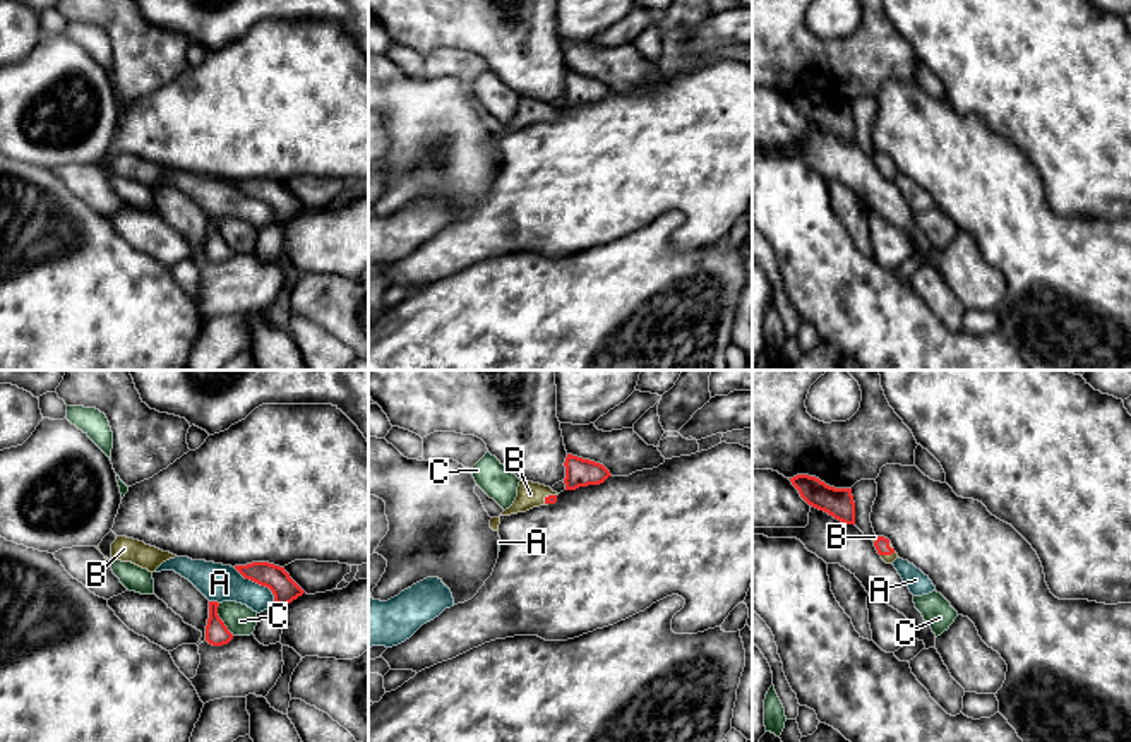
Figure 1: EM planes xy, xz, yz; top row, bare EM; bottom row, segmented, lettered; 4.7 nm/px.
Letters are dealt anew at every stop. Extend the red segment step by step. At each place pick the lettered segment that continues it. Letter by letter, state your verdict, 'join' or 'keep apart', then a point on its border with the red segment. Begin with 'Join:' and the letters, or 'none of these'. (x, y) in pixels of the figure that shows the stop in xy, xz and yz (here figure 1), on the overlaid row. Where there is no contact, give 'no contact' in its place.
Join: B
A: keep apart; contact xy (259, 583)
B: join; contact xz (549, 496)
C: keep apart; contact xy (220, 619)

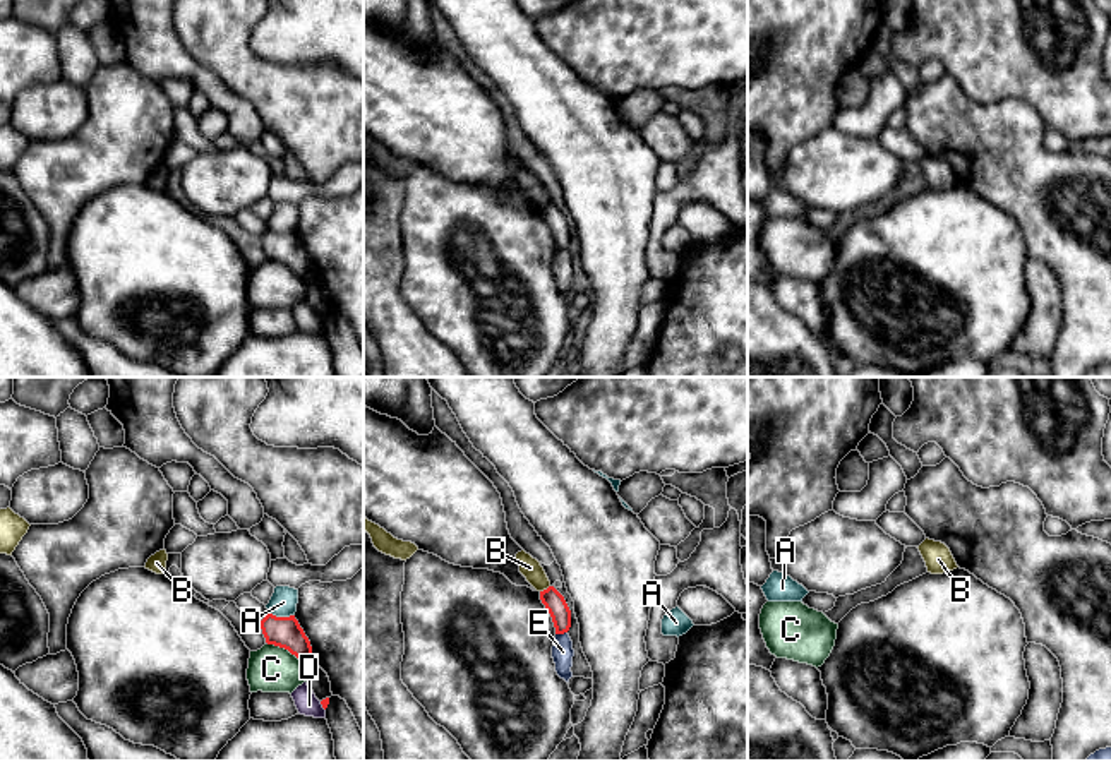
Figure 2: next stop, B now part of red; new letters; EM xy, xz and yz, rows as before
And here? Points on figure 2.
Join: none of these
A: keep apart; contact xy (282, 617)
B: keep apart; contact xz (544, 590)
C: keep apart; contact xy (290, 652)
D: keep apart; contact xy (323, 707)
E: keep apart; contact xz (561, 633)

